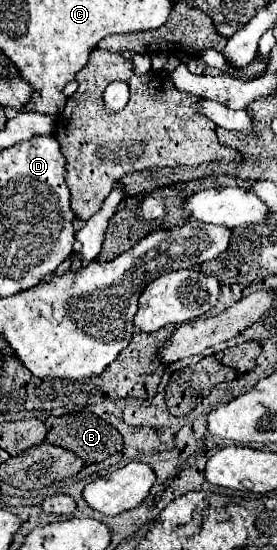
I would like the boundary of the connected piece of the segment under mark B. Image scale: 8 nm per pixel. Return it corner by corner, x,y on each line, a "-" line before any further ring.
90,411
68,413
62,417
48,417
46,429
48,429
48,435
46,435
48,443
74,451
84,463
98,463
120,451
120,435
118,435
120,429
112,421
104,419
102,415
94,415

